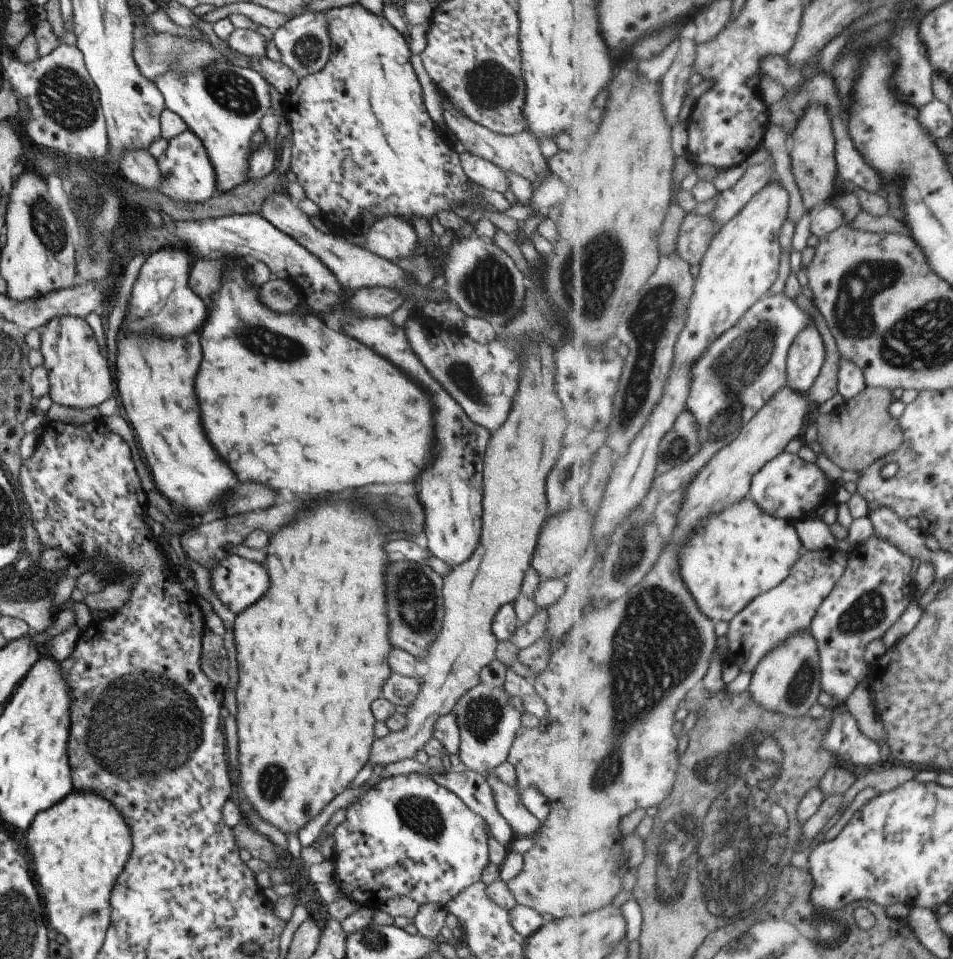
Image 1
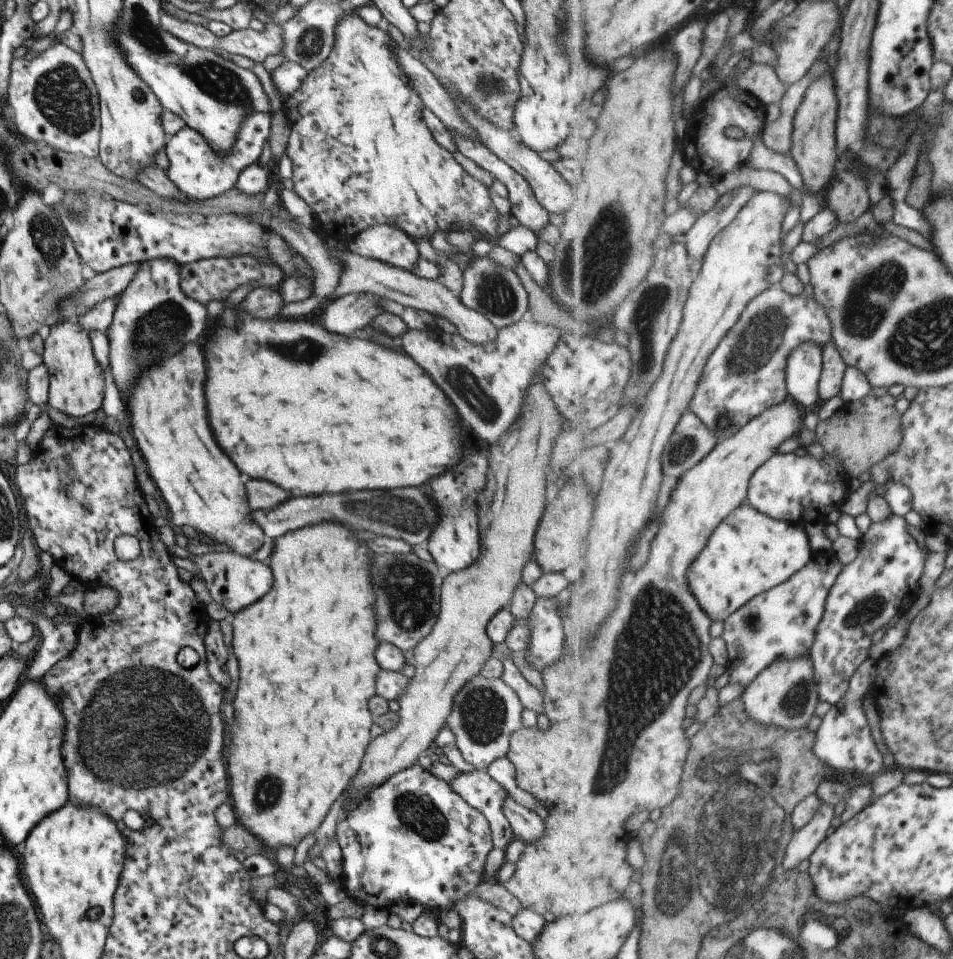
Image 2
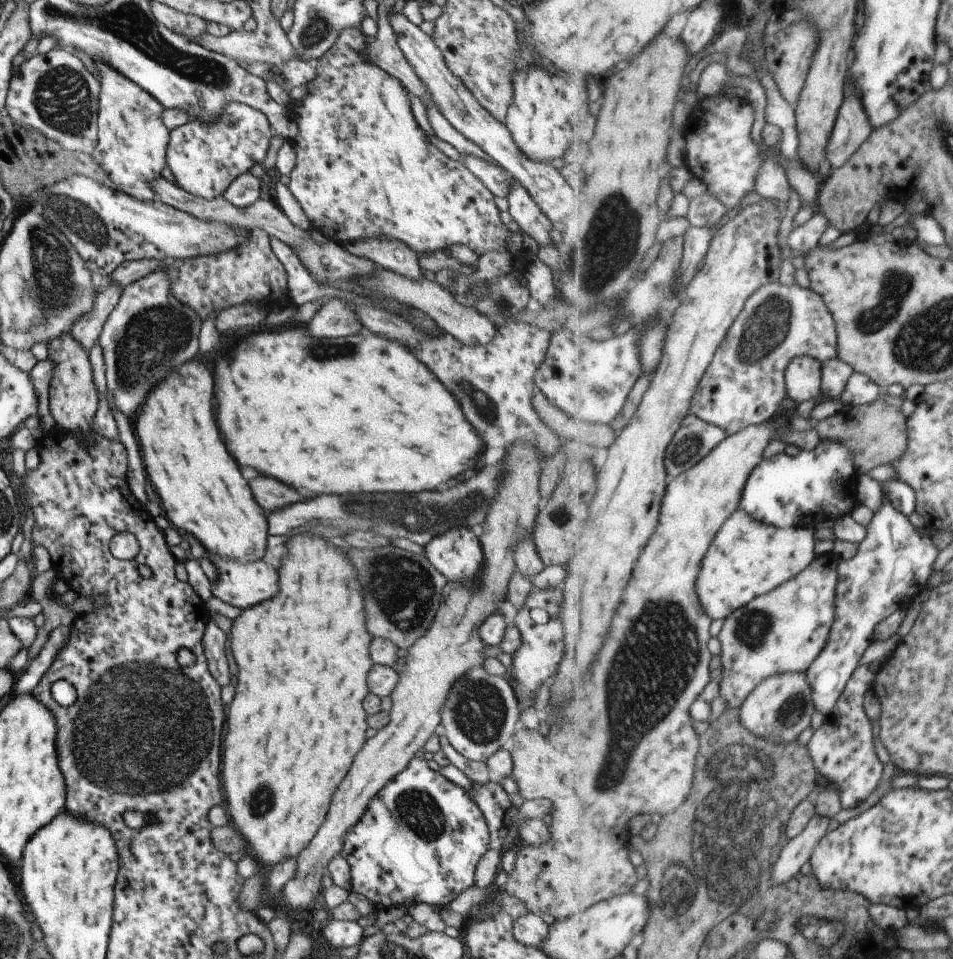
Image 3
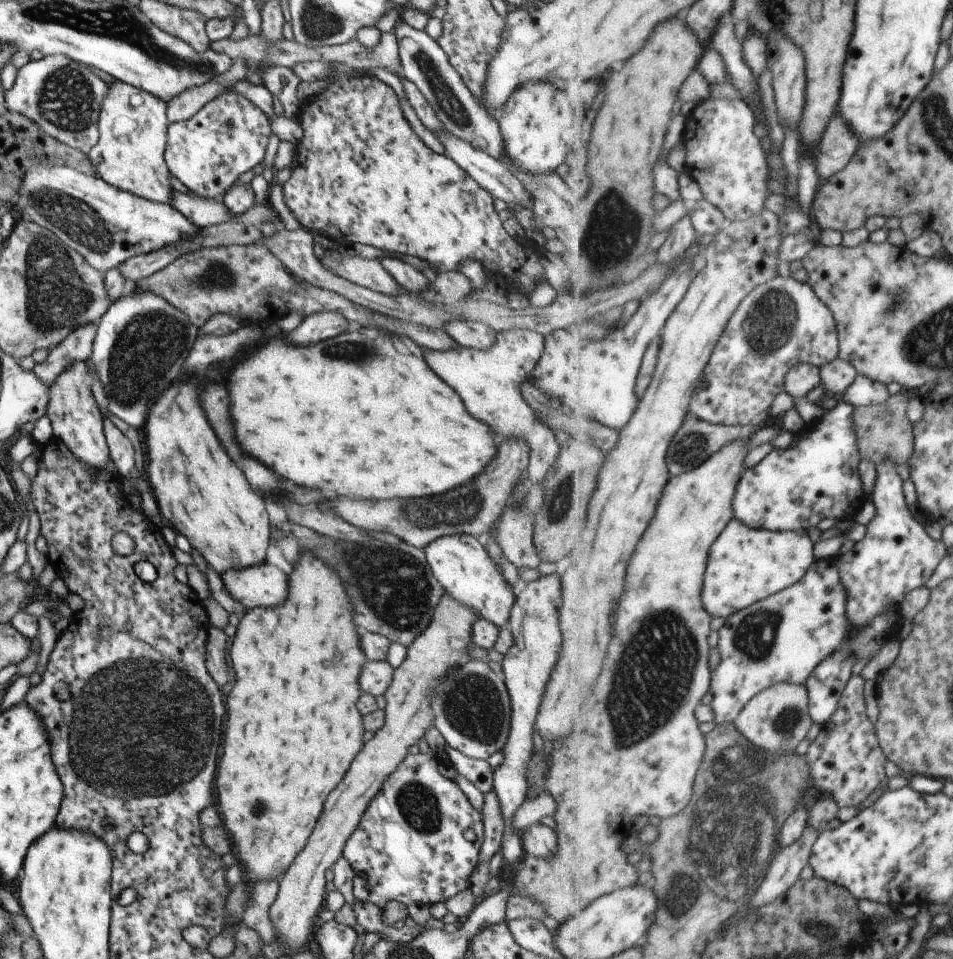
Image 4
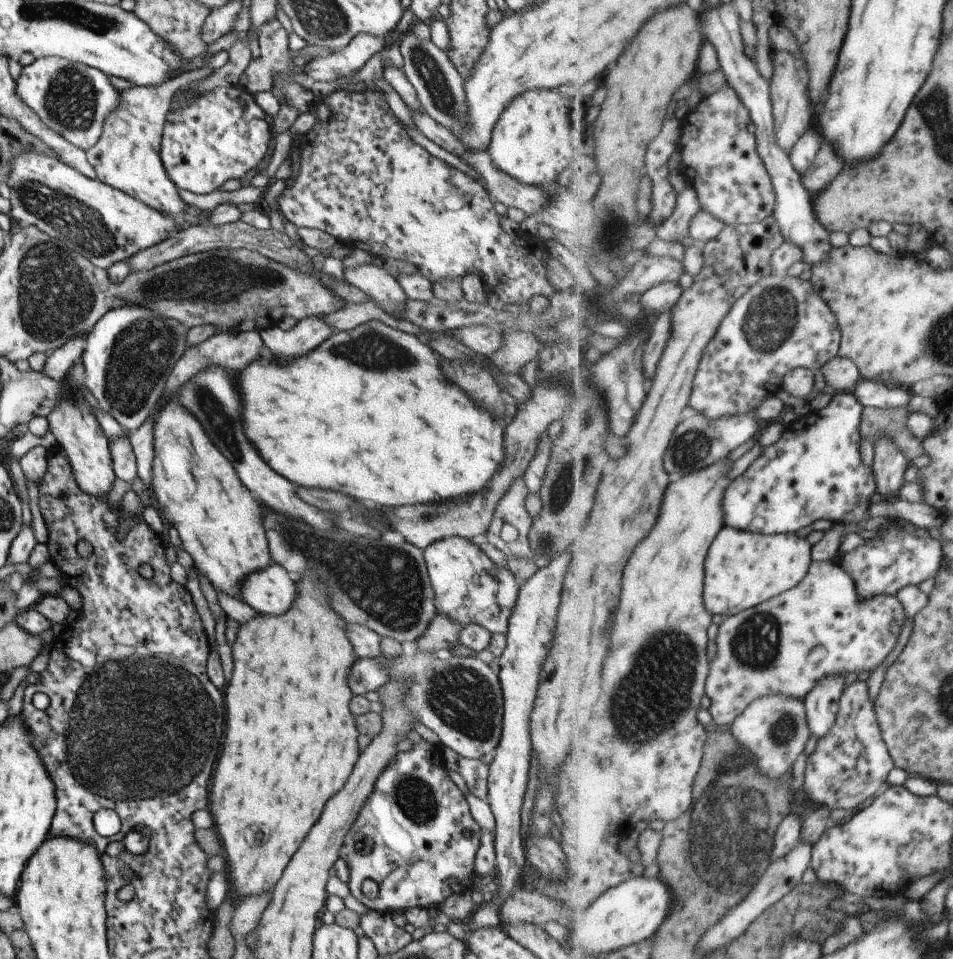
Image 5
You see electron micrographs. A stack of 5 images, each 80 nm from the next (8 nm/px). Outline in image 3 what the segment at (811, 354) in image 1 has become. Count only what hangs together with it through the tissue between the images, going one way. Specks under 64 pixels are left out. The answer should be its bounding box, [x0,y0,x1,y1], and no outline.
[786,356,823,404]

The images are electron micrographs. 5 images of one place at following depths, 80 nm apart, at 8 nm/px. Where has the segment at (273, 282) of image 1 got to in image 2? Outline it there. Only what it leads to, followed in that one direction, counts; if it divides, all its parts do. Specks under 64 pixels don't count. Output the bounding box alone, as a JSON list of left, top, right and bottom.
[246,284,285,319]

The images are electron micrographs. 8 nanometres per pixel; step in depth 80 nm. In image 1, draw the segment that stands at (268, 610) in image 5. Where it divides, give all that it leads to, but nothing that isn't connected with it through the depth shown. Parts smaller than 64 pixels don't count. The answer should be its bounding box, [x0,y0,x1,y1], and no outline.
[209,555,269,615]

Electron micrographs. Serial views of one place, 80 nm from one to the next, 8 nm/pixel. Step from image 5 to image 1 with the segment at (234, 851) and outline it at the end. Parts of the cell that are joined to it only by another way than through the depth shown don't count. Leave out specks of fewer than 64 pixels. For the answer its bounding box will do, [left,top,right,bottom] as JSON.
[232,494,393,832]

